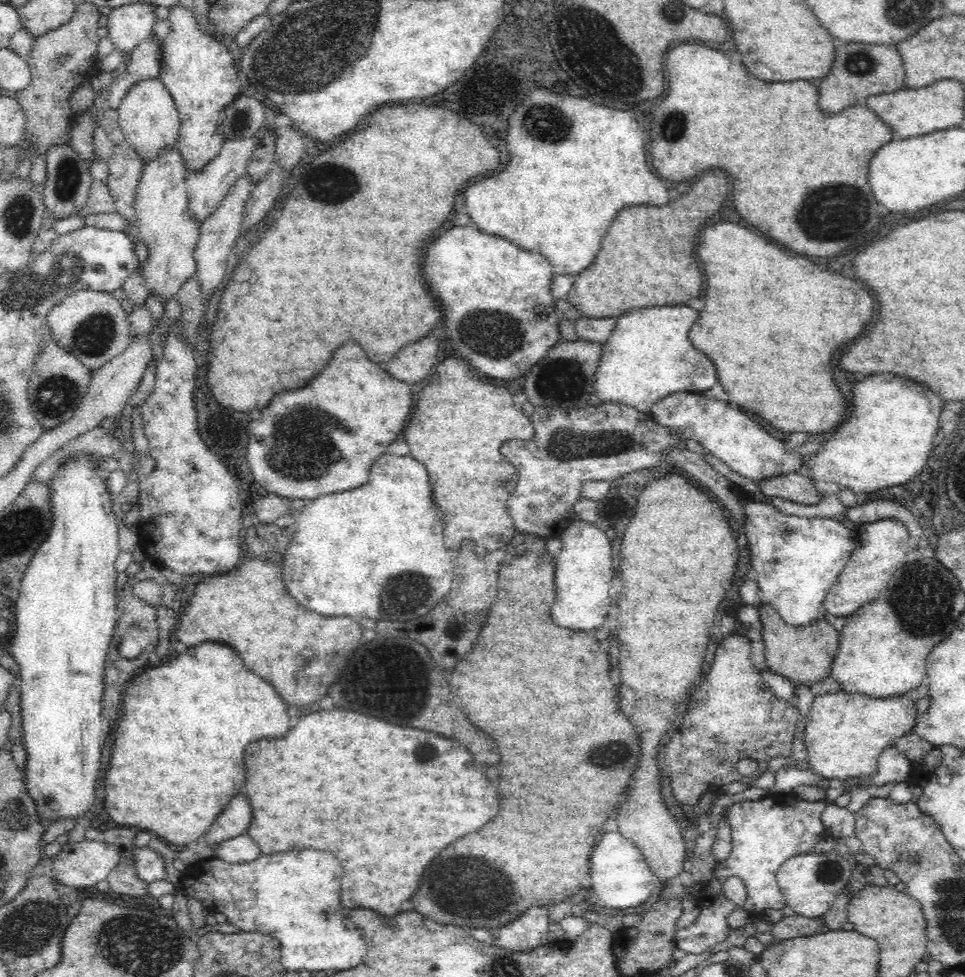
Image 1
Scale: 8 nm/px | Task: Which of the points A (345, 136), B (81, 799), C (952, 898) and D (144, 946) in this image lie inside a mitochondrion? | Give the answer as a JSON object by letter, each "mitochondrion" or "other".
{"A":"other","B":"other","C":"mitochondrion","D":"mitochondrion"}

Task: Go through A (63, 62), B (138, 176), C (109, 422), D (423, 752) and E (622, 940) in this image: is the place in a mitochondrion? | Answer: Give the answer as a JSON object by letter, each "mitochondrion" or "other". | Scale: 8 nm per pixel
{"A":"mitochondrion","B":"other","C":"other","D":"mitochondrion","E":"other"}

